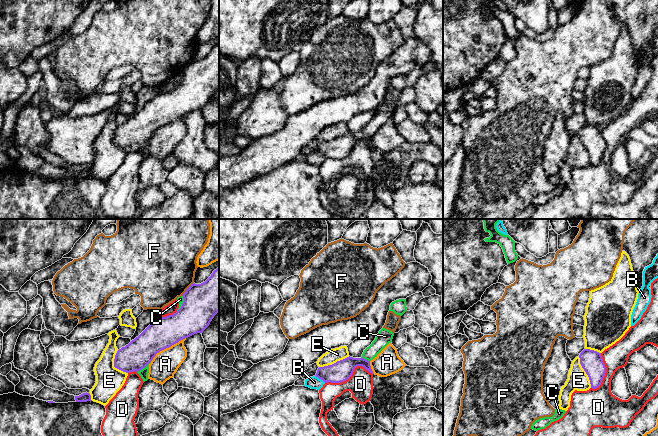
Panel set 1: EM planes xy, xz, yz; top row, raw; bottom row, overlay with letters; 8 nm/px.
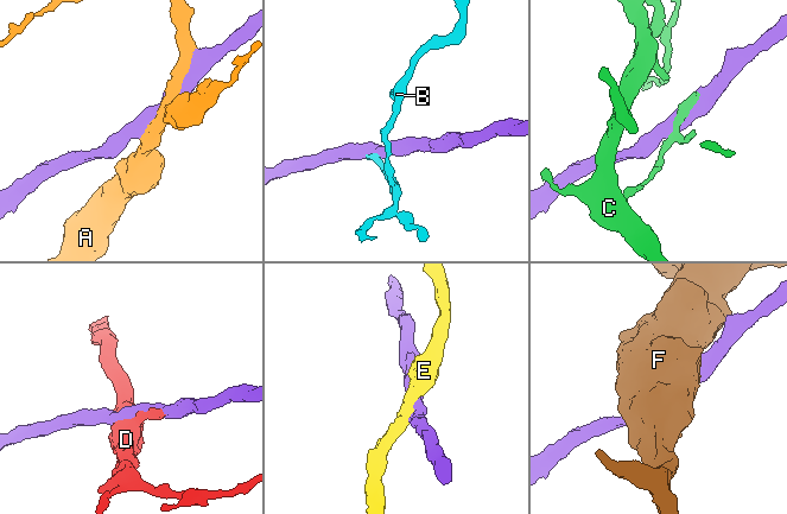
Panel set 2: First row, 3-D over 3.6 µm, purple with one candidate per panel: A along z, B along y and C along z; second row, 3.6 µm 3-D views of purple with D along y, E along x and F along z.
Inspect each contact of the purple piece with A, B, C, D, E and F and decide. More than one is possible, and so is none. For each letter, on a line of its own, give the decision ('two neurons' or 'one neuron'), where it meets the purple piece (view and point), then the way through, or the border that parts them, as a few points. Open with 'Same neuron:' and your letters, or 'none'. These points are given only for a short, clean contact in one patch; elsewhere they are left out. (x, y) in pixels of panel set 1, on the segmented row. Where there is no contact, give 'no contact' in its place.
Same neuron: B
A: two neurons; contact xy (167, 347)
B: one neuron; contact xz (320, 378); way xz (342, 370), (327, 373), (320, 378), (314, 382)
C: two neurons; contact xy (143, 367)
D: two neurons; contact xz (350, 376)
E: two neurons; contact yz (585, 371)
F: two neurons; contact xy (187, 289); border xy (193, 282), (182, 295)

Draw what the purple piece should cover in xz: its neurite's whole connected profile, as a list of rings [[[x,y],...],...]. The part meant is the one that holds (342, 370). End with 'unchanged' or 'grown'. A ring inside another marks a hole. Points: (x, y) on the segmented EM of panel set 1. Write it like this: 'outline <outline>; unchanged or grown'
outline [[[347,357],[343,360],[324,367],[319,367],[315,376],[305,380],[306,387],[320,390],[325,383],[341,383],[348,380],[357,366],[362,366],[370,373],[374,374],[370,361],[364,358]]]; grown

